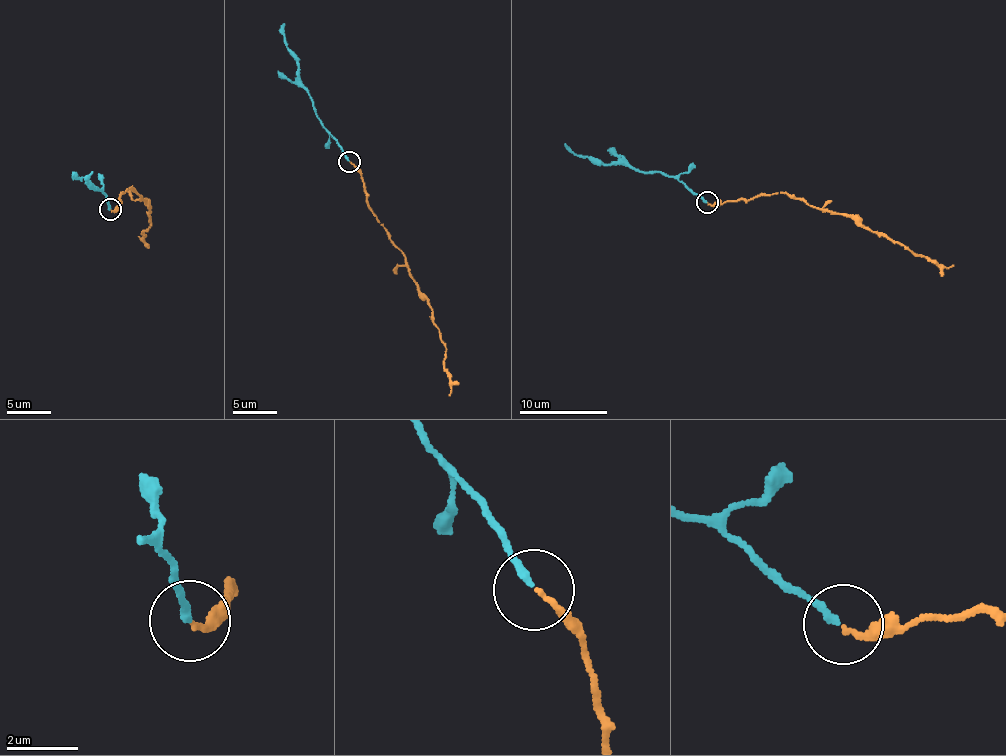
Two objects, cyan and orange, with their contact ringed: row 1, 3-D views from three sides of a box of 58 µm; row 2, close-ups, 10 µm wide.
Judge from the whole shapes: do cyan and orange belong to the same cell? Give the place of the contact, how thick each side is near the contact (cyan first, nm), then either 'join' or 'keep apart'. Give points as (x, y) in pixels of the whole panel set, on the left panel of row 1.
at (110, 209); 190 nm thick on the cyan side, 130 nm on the other; join

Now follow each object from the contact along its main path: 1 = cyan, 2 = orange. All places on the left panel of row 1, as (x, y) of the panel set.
1: (110, 210), (108, 199), (86, 182), (92, 172)
2: (110, 210), (131, 187), (141, 196), (150, 209), (151, 225), (141, 231), (141, 240), (137, 237)

